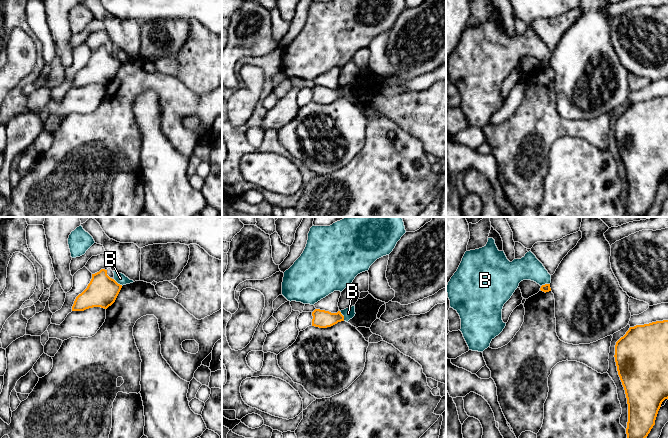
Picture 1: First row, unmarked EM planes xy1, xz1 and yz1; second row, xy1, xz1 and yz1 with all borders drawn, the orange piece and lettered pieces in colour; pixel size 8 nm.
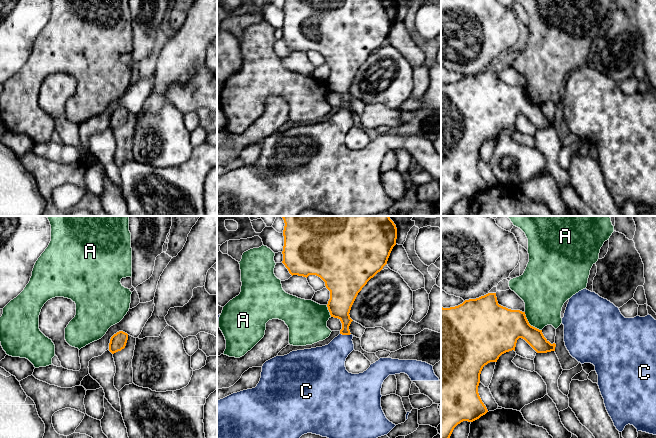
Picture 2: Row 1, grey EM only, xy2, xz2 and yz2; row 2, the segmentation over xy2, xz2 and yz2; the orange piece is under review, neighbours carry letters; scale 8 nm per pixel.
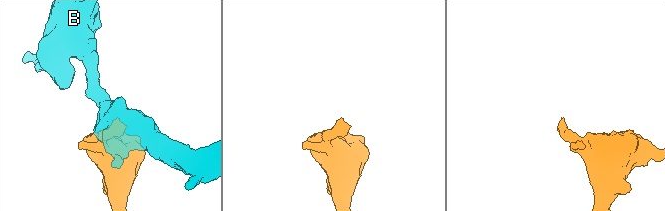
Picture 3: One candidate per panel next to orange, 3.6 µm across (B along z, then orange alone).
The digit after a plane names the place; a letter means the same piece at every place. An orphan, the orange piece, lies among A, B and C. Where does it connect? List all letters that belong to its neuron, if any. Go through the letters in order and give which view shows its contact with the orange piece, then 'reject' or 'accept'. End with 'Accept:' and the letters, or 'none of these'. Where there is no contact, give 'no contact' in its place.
A: yz2 | reject
B: xz1 | reject
C: xz2 | accept
Accept: C

